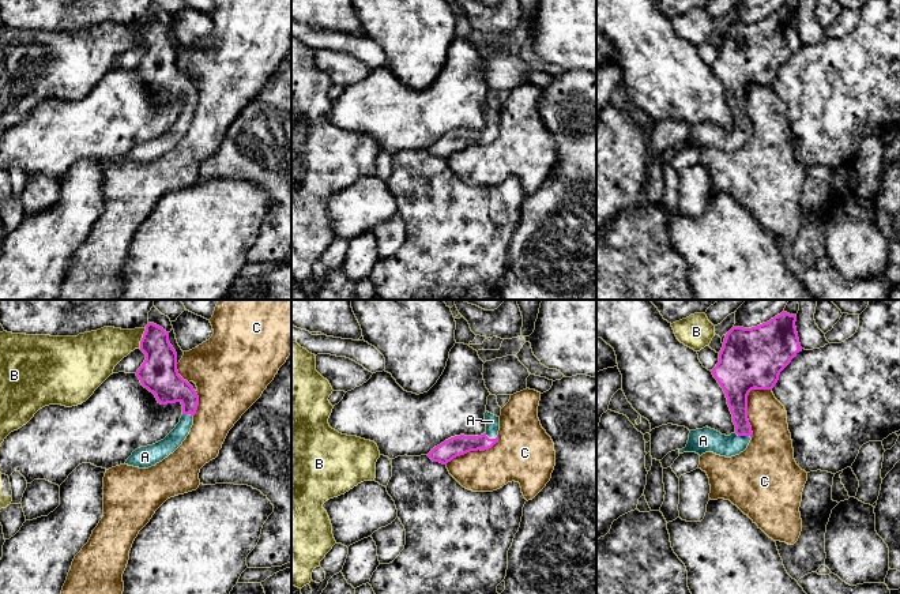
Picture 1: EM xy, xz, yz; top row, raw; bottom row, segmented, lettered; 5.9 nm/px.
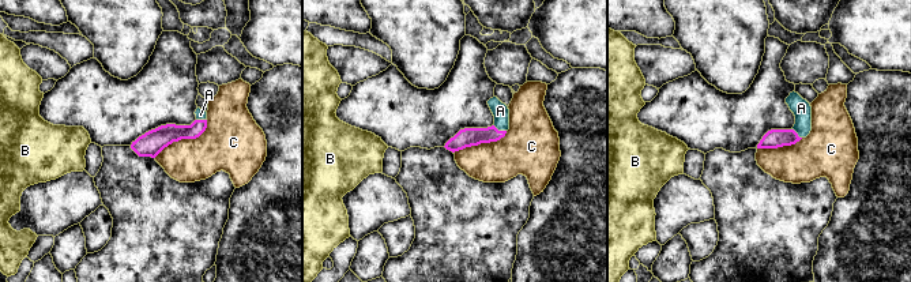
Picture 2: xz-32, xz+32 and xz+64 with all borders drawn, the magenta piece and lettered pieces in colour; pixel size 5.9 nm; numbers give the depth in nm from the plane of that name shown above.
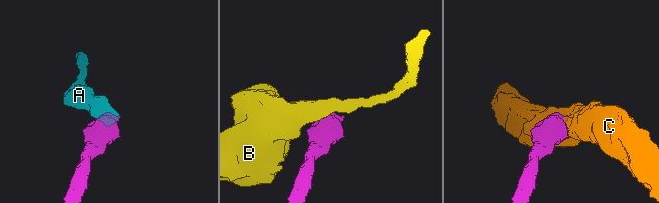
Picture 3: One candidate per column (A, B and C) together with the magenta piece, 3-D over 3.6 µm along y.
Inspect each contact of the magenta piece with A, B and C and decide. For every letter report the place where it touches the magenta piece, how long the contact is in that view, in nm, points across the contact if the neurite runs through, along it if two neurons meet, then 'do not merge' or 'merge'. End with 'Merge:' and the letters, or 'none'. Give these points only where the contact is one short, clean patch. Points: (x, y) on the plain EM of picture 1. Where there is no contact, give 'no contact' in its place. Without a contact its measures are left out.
A: meets magenta in yz at (742, 130); contact 110 nm long; runs through yz (737, 89), (742, 130), (735, 136), (703, 135); merge
B: meets magenta in xy at (142, 33); contact 130 nm long; border along xy (146, 22), (139, 42); do not merge
C: meets magenta in yz at (746, 98); contact 320 nm long; do not merge
Merge: A

